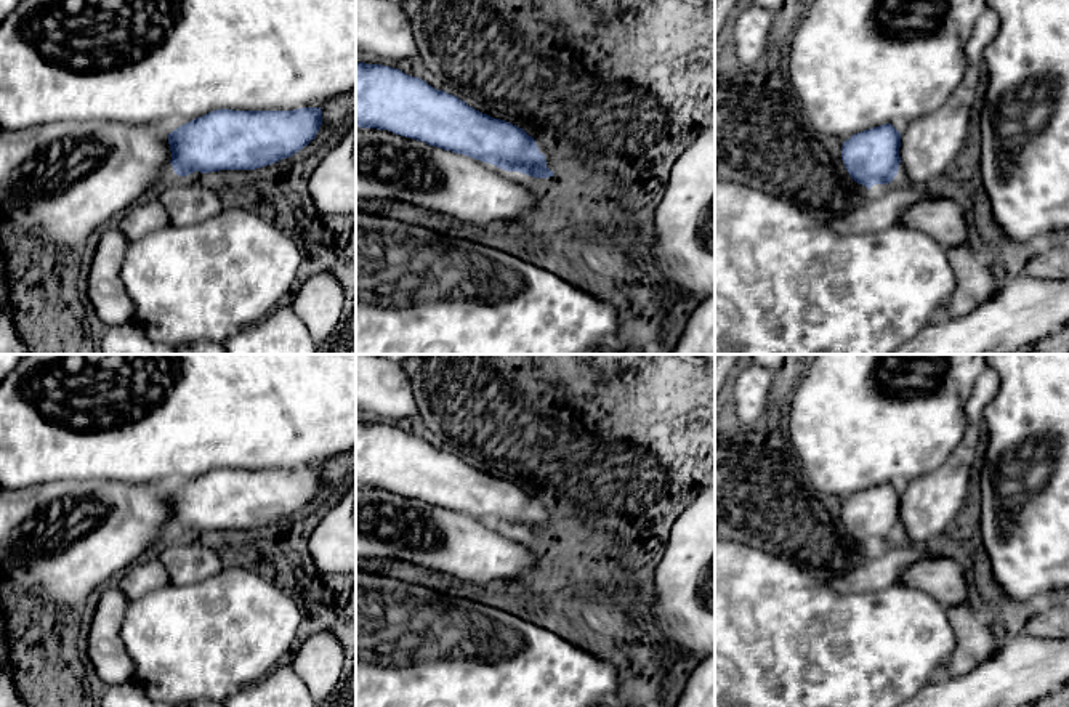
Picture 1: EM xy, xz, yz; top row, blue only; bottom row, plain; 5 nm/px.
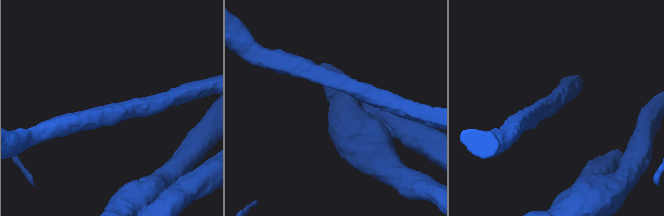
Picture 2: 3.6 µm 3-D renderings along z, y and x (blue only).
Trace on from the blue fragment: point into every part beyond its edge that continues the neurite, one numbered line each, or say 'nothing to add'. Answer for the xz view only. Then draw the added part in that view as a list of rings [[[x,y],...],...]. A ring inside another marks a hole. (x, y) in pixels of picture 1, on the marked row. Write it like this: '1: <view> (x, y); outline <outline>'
nothing to add

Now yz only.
nothing to add

